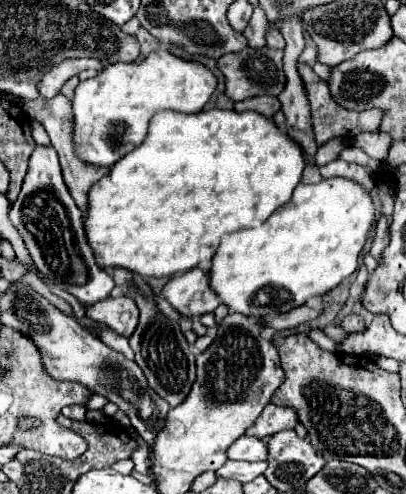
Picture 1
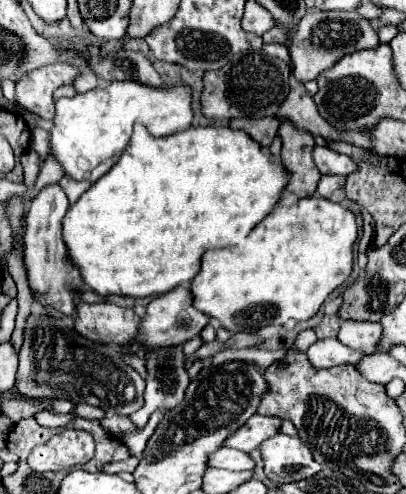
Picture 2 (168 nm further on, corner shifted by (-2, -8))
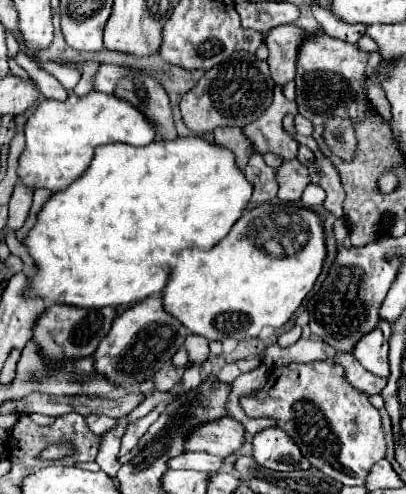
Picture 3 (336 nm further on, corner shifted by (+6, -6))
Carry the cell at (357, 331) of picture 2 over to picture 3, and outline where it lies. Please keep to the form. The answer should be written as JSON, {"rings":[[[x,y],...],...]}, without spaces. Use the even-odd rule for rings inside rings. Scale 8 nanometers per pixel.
{"rings":[[[380,328],[366,334],[354,348],[354,358],[372,374],[388,378],[388,340],[382,336]]]}

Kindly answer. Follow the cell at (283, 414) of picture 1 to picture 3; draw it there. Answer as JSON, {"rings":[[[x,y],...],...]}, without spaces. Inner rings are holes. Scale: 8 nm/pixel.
{"rings":[[[218,418],[216,422],[206,422],[204,426],[196,426],[192,434],[188,434],[188,442],[184,442],[184,452],[208,452],[214,456],[228,456],[236,452],[244,444],[244,428],[234,418]]]}

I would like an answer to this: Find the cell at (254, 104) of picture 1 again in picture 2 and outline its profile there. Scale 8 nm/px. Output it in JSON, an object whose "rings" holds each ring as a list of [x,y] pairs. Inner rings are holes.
{"rings":[[[244,116],[244,118],[230,120],[230,128],[244,130],[256,142],[260,142],[262,148],[270,146],[274,136],[278,134],[278,126],[280,126],[280,120],[276,120],[276,116],[266,116],[266,118],[248,118],[248,116]]]}

